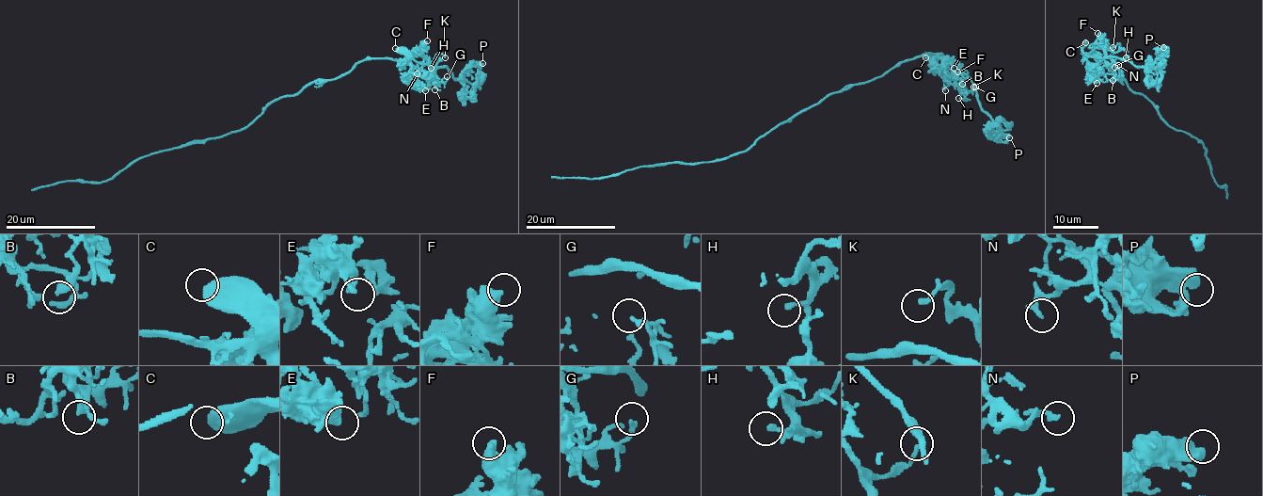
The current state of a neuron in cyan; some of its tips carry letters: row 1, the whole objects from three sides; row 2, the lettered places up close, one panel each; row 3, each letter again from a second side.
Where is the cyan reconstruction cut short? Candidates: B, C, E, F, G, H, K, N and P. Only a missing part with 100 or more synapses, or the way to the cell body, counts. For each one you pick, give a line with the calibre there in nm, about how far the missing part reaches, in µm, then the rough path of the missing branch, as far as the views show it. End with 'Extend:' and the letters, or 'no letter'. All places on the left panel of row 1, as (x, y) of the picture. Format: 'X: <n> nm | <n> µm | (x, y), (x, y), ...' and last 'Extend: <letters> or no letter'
Extend: no letter

